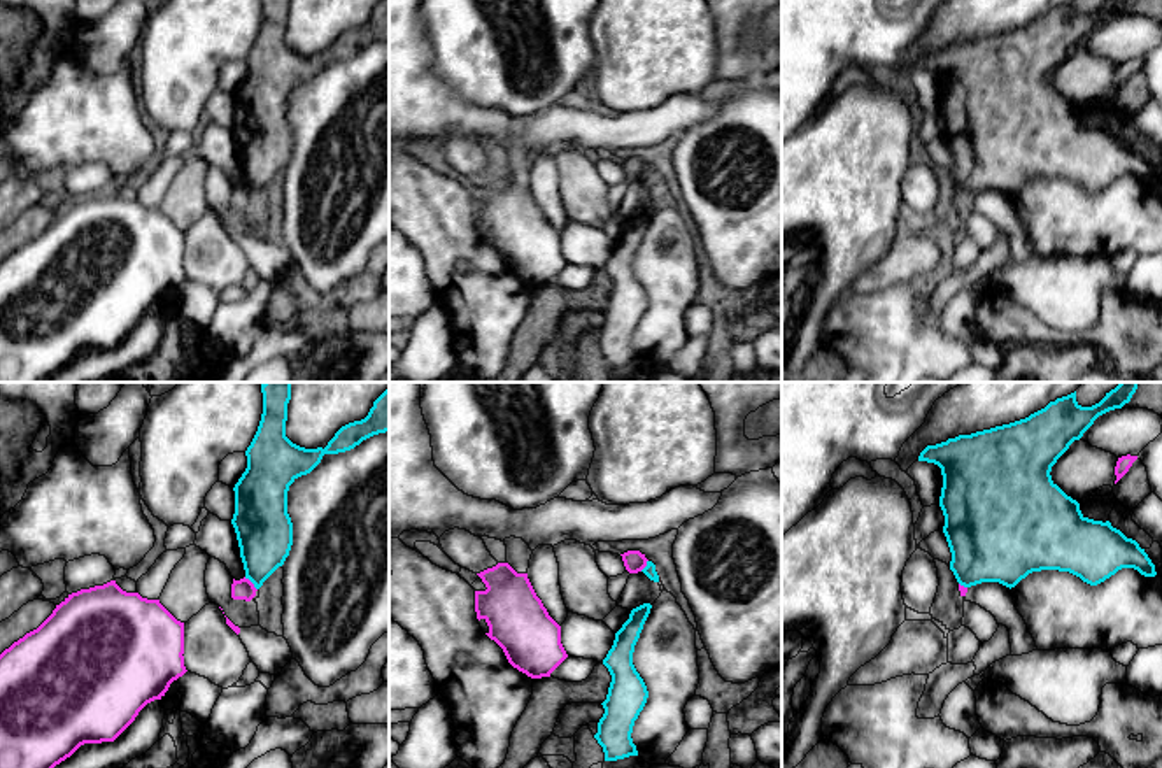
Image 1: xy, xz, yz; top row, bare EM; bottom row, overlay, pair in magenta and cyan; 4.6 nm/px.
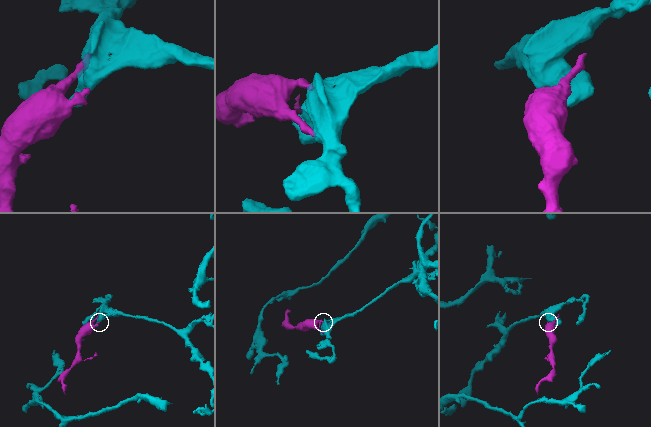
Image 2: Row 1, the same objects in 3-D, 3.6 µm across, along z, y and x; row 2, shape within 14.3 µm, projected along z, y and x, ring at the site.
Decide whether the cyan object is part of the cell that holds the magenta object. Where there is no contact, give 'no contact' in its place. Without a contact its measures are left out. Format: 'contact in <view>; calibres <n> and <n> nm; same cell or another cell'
contact in xy; calibres 100 and 260 nm; another cell

